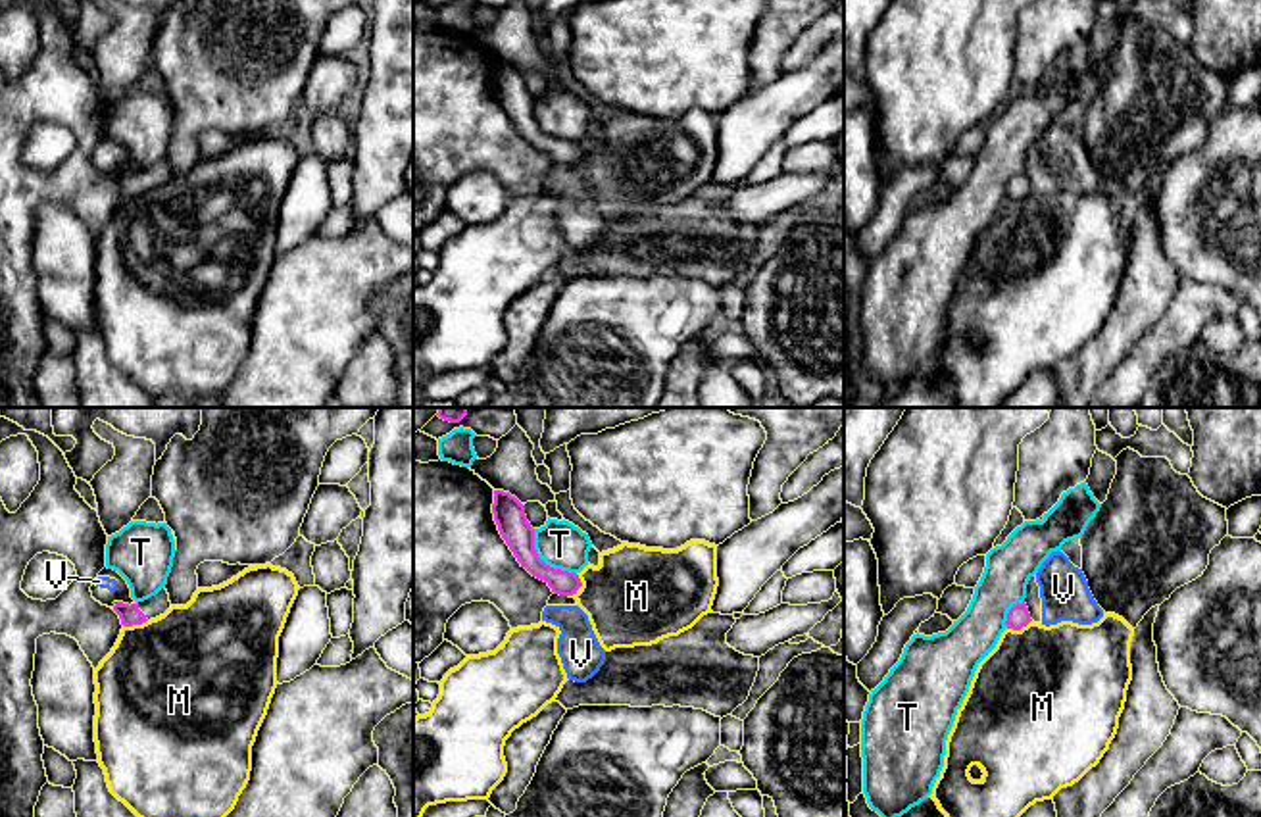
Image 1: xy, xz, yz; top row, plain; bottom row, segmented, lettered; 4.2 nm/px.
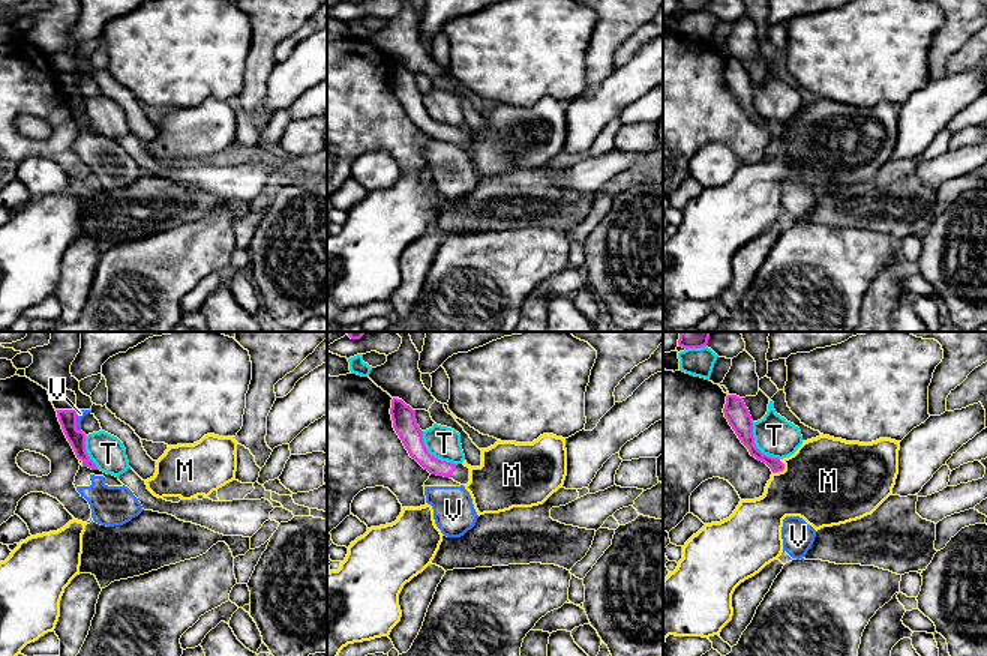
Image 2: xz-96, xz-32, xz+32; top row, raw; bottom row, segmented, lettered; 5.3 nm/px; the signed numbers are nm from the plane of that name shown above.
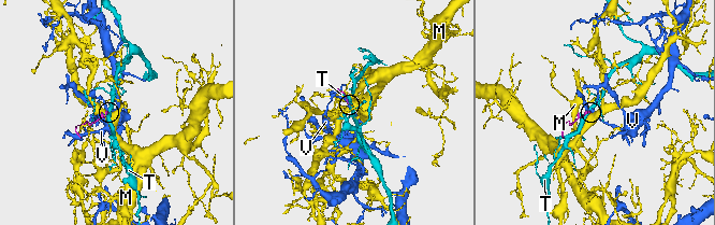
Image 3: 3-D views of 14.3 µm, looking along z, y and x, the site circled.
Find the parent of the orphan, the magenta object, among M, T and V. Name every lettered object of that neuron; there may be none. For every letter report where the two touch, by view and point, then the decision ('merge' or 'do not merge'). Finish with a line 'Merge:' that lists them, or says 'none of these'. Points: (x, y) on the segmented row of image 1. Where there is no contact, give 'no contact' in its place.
M: meets magenta in xy at (135, 623); do not merge
T: meets magenta in xz at (543, 562); do not merge
V: meets magenta in xy at (120, 604); do not merge
Merge: none of these

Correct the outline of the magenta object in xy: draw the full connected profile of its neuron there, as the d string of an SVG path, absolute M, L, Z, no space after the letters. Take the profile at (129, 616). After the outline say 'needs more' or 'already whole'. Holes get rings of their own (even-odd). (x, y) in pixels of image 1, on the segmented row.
M161 588L156 596L138 604L115 604L113 611L119 615L123 627L133 627L163 615L169 607L169 594Z | needs more

